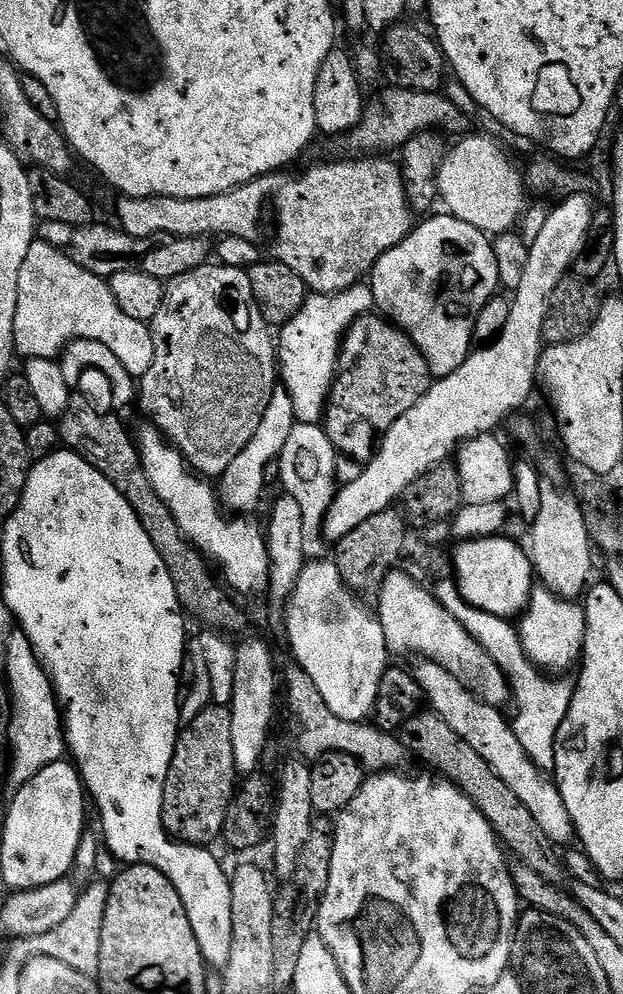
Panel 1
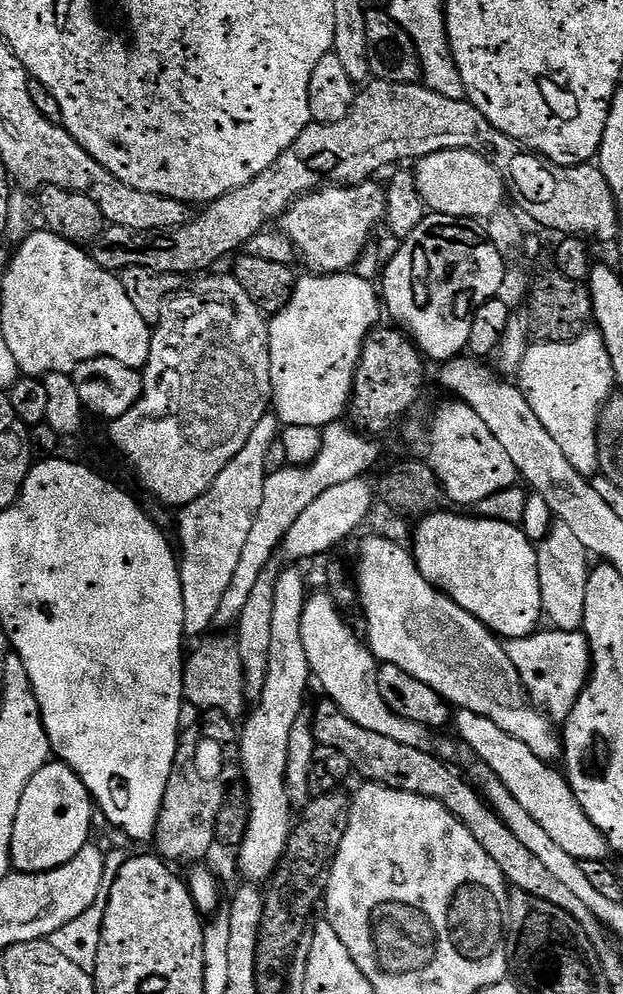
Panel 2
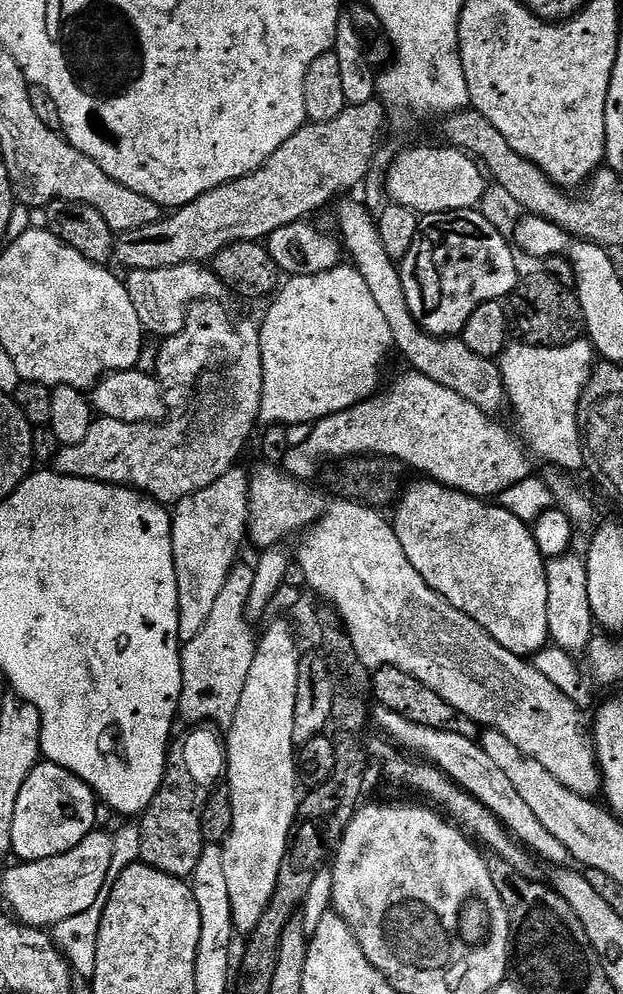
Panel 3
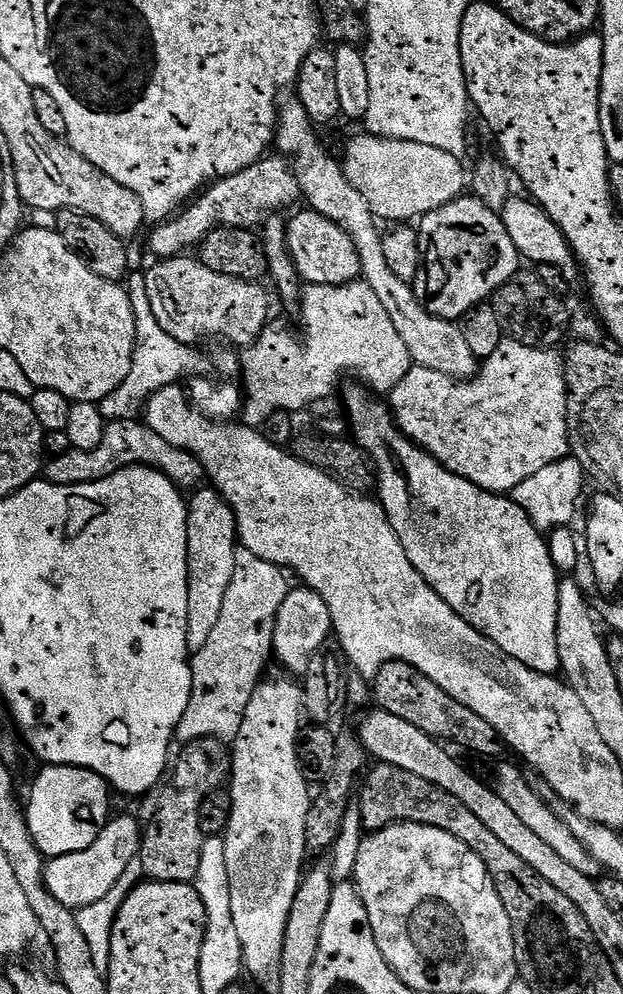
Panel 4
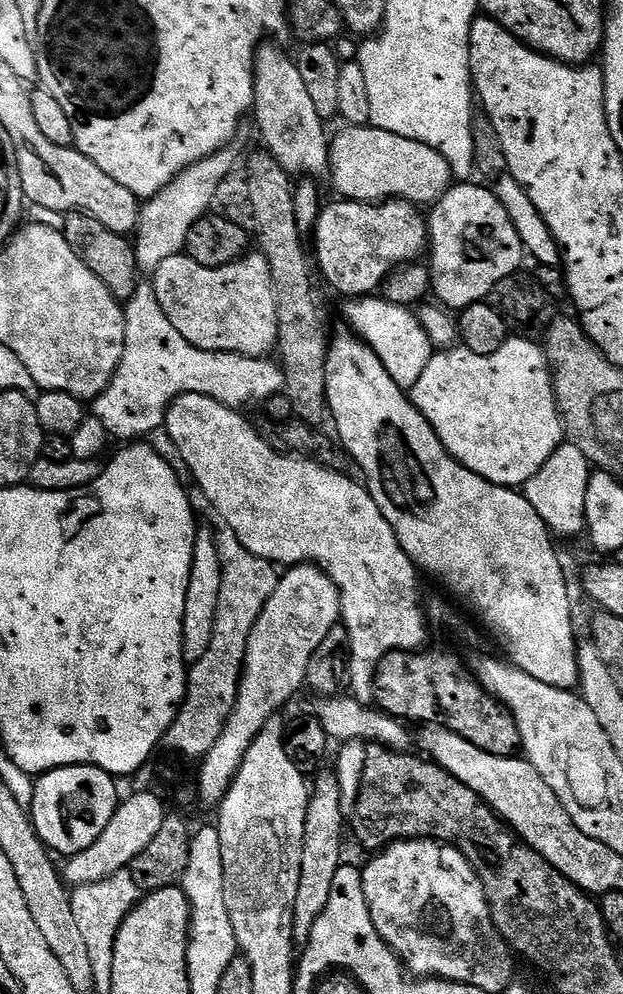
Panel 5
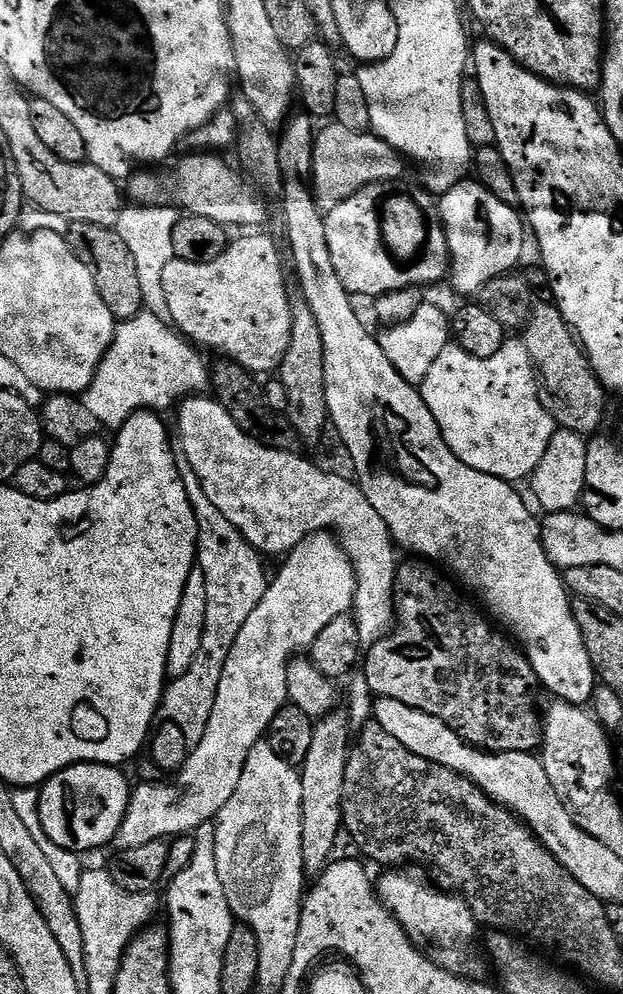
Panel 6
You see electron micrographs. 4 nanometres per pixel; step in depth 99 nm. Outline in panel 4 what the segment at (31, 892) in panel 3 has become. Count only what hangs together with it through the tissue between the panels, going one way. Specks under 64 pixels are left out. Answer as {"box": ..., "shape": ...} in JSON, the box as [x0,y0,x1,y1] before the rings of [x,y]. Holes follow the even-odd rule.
{"box":[44,816,142,909],"shape":[[[120,816],[109,819],[108,823],[94,838],[86,850],[78,850],[74,854],[62,854],[51,857],[44,866],[44,885],[50,894],[62,902],[62,906],[70,909],[85,908],[90,902],[102,898],[122,878],[122,870],[137,859],[138,845],[142,835],[141,829],[136,829],[136,820],[132,816]]]}

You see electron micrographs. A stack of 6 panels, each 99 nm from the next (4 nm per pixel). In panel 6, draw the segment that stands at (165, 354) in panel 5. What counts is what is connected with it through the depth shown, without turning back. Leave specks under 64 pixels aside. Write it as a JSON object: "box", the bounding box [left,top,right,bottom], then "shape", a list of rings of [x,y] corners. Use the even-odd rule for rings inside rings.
{"box":[82,310,209,430],"shape":[[[147,310],[139,312],[133,320],[117,323],[112,345],[106,350],[94,374],[94,382],[90,382],[90,386],[82,394],[86,410],[90,410],[90,414],[94,414],[94,418],[98,418],[105,429],[119,430],[136,412],[147,410],[164,414],[167,408],[175,409],[189,394],[203,393],[209,387],[209,365],[204,365],[203,358],[195,351],[199,352],[167,319]]]}

